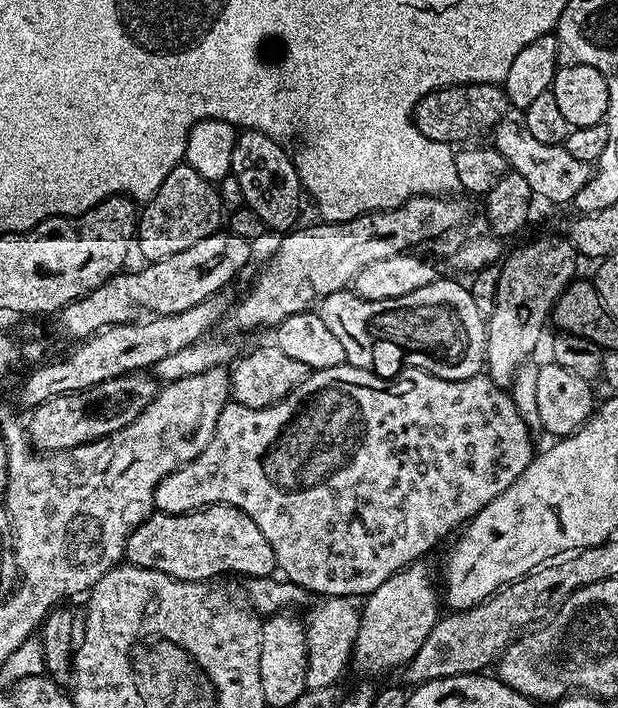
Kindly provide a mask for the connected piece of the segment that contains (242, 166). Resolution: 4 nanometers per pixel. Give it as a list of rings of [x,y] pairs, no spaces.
[[[255,130],[241,131],[237,135],[233,150],[231,175],[236,176],[239,185],[242,186],[246,207],[254,210],[254,214],[258,214],[258,218],[262,218],[265,229],[272,231],[273,228],[276,234],[284,234],[297,227],[296,219],[300,216],[300,196],[302,200],[300,175],[290,153],[281,144],[274,142],[274,138]]]

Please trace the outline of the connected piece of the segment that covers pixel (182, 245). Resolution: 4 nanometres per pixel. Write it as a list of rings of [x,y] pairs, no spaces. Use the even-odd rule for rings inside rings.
[[[182,162],[164,176],[162,186],[158,186],[152,199],[143,205],[138,216],[134,244],[138,252],[140,248],[145,261],[170,258],[170,254],[179,254],[194,246],[194,242],[202,242],[202,238],[218,231],[221,224],[222,209],[214,184],[188,163]]]

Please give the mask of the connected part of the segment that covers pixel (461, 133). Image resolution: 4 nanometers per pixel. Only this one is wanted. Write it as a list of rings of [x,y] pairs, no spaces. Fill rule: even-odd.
[[[455,84],[426,94],[412,111],[412,120],[426,138],[453,146],[472,142],[483,132],[491,133],[509,115],[510,105],[499,84]]]

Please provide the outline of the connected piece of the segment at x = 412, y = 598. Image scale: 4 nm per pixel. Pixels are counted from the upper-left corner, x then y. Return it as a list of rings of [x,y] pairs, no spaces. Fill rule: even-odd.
[[[424,562],[410,564],[401,572],[396,572],[378,590],[374,590],[363,601],[360,608],[360,625],[358,626],[358,638],[354,638],[352,647],[353,669],[357,668],[364,676],[380,676],[383,672],[392,672],[403,669],[418,654],[422,642],[430,638],[430,630],[434,630],[436,621],[442,615],[442,596],[438,591],[438,584],[432,581],[432,572],[424,565]]]

